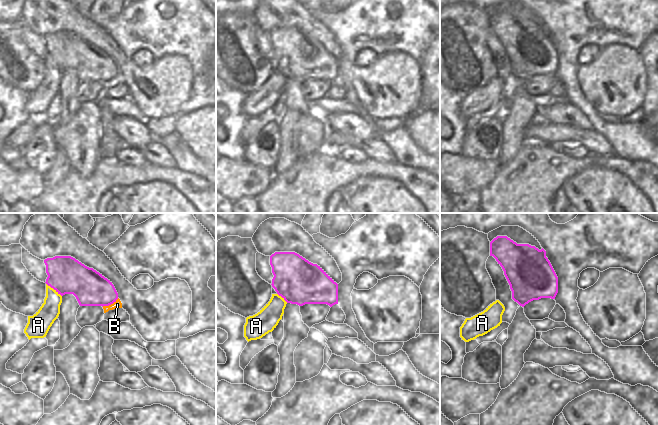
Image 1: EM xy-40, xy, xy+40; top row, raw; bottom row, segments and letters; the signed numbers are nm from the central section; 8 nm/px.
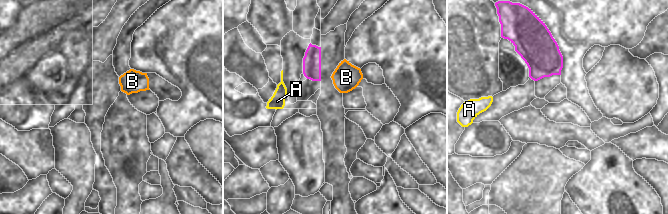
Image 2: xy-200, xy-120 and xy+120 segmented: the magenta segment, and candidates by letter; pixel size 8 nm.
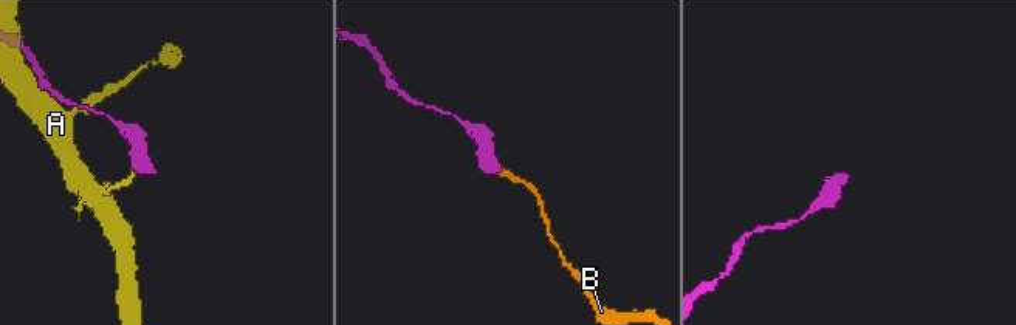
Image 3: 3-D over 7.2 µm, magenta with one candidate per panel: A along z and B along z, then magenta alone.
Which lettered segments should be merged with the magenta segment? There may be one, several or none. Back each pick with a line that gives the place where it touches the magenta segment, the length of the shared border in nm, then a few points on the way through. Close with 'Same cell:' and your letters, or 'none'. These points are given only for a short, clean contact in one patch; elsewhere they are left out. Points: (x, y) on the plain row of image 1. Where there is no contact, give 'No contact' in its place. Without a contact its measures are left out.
B: Touches magenta at xy-40 (110, 80). Shared border 150 nm. Path across: xy-40 (90, 64), (96, 66), (110, 80), (117, 80)
Same cell: B.

